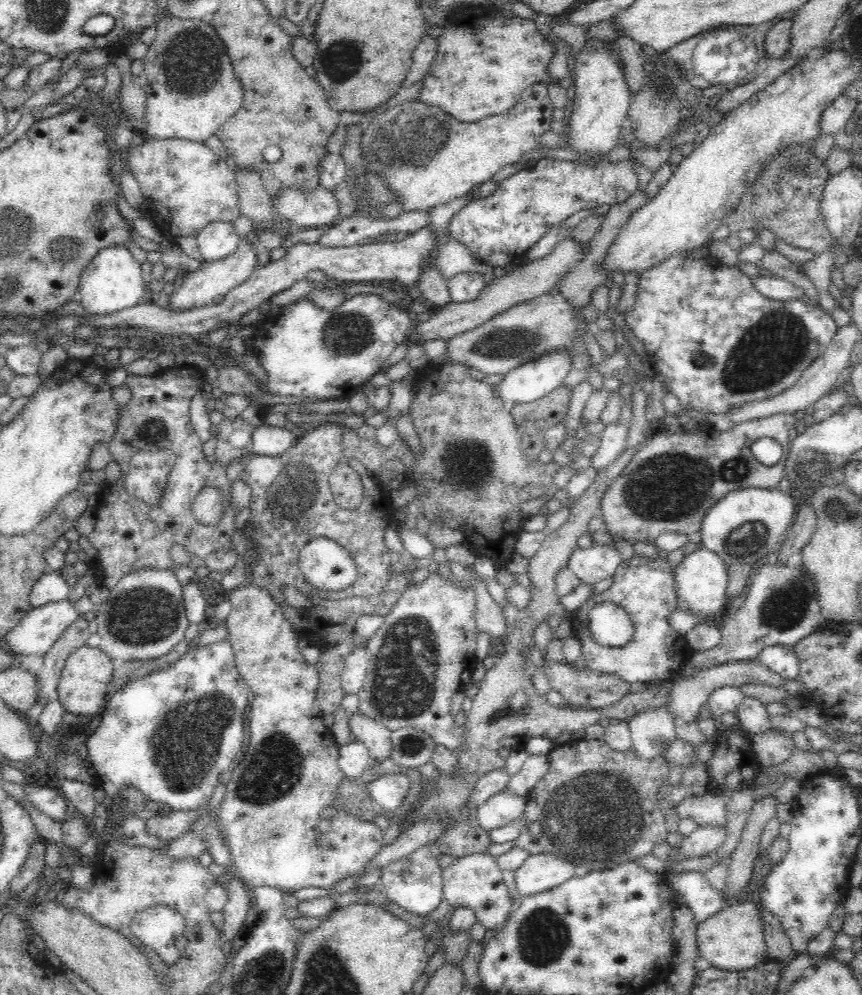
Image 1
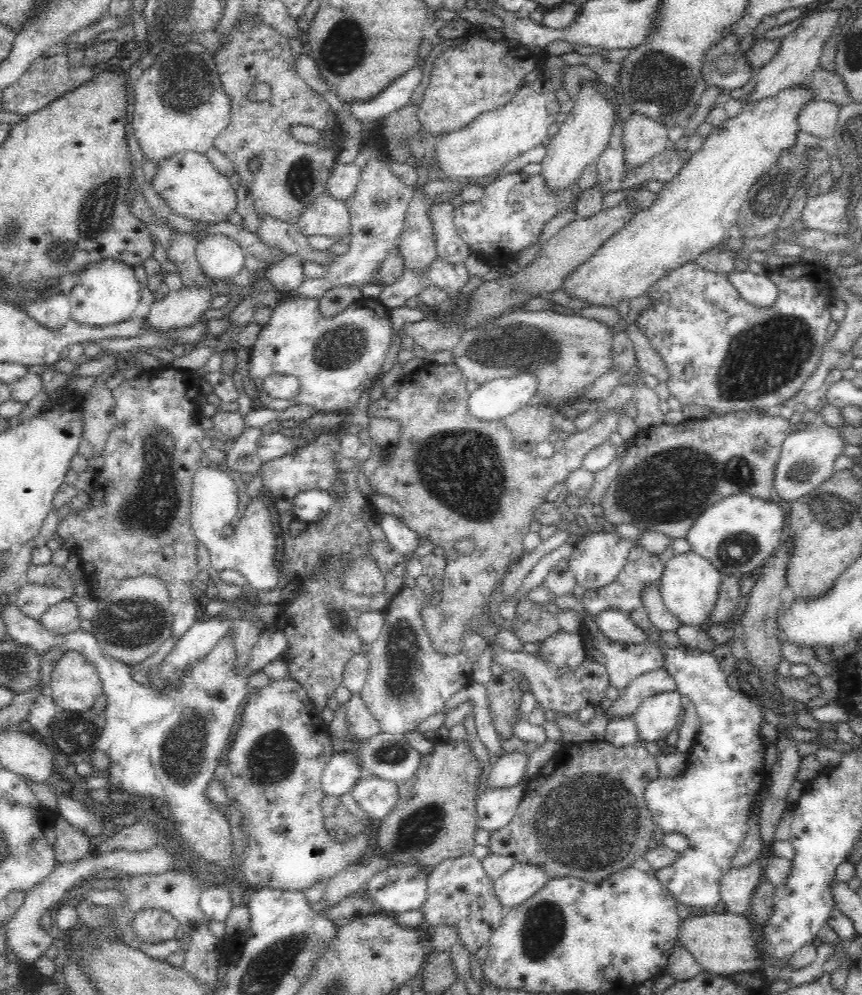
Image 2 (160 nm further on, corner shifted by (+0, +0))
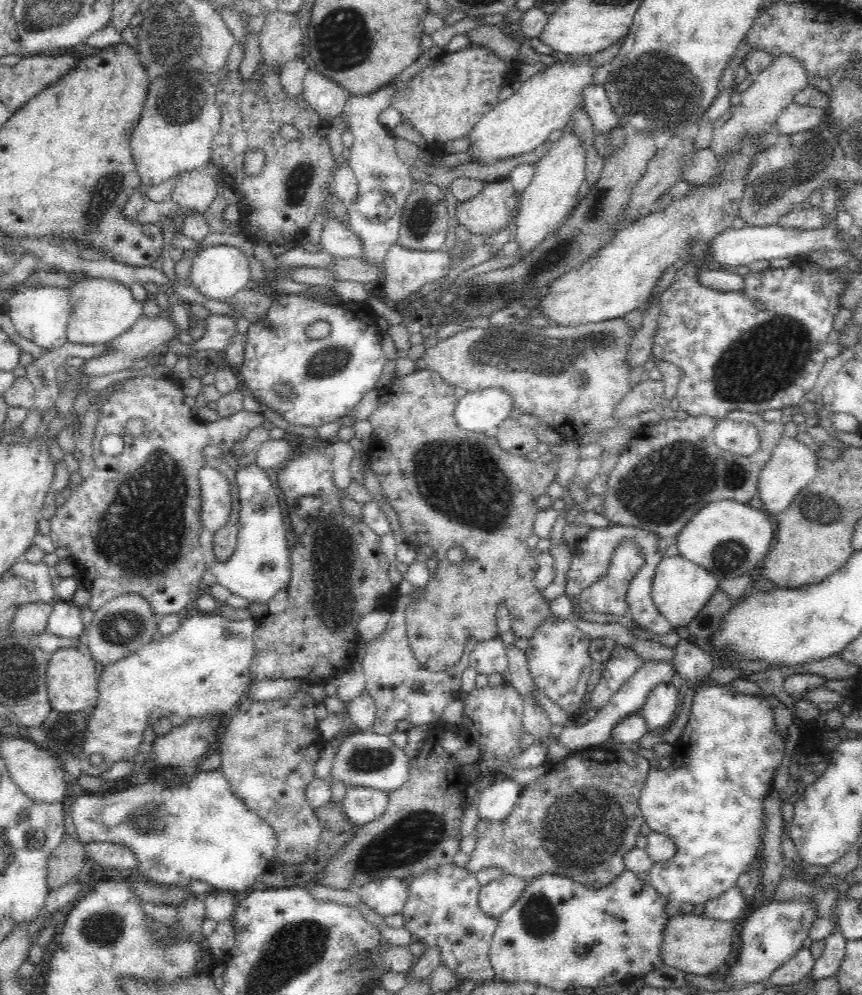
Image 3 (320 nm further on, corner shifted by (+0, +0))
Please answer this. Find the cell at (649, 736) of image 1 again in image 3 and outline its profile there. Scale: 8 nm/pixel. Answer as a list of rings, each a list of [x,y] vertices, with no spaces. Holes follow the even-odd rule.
[[[673,681],[662,682],[650,690],[639,714],[646,719],[649,728],[654,730],[654,728],[662,728],[662,726],[672,724],[676,708],[678,708],[676,684]]]

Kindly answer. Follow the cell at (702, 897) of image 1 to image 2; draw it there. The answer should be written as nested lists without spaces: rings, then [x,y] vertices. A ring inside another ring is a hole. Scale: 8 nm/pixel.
[[[656,640],[664,656],[663,666],[674,677],[677,691],[681,696],[688,696],[696,707],[699,730],[692,740],[682,774],[675,777],[654,778],[644,792],[644,802],[650,811],[655,826],[663,832],[680,833],[688,839],[688,849],[672,864],[656,870],[654,876],[660,885],[672,893],[679,904],[701,913],[701,909],[711,909],[720,900],[720,879],[733,869],[732,859],[736,858],[738,848],[748,834],[748,819],[755,807],[754,796],[763,794],[768,771],[764,768],[764,756],[768,743],[763,739],[761,724],[764,723],[763,710],[759,702],[742,690],[733,690],[726,681],[717,658],[711,653],[696,647],[680,645],[670,648],[664,642]]]

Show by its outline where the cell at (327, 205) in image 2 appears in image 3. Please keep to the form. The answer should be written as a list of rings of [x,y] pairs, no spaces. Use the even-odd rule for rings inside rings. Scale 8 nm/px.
[[[326,220],[321,238],[322,250],[334,257],[363,258],[362,241],[338,220]]]

